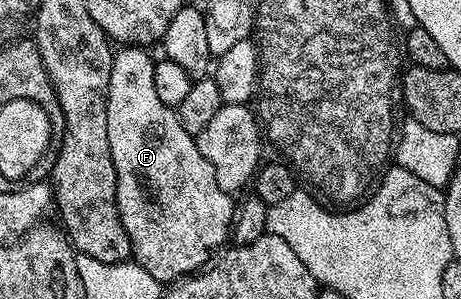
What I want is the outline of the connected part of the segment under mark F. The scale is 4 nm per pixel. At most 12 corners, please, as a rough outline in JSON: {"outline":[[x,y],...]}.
{"outline":[[114,54],[117,207],[160,283],[202,270],[237,205],[153,87]]}

